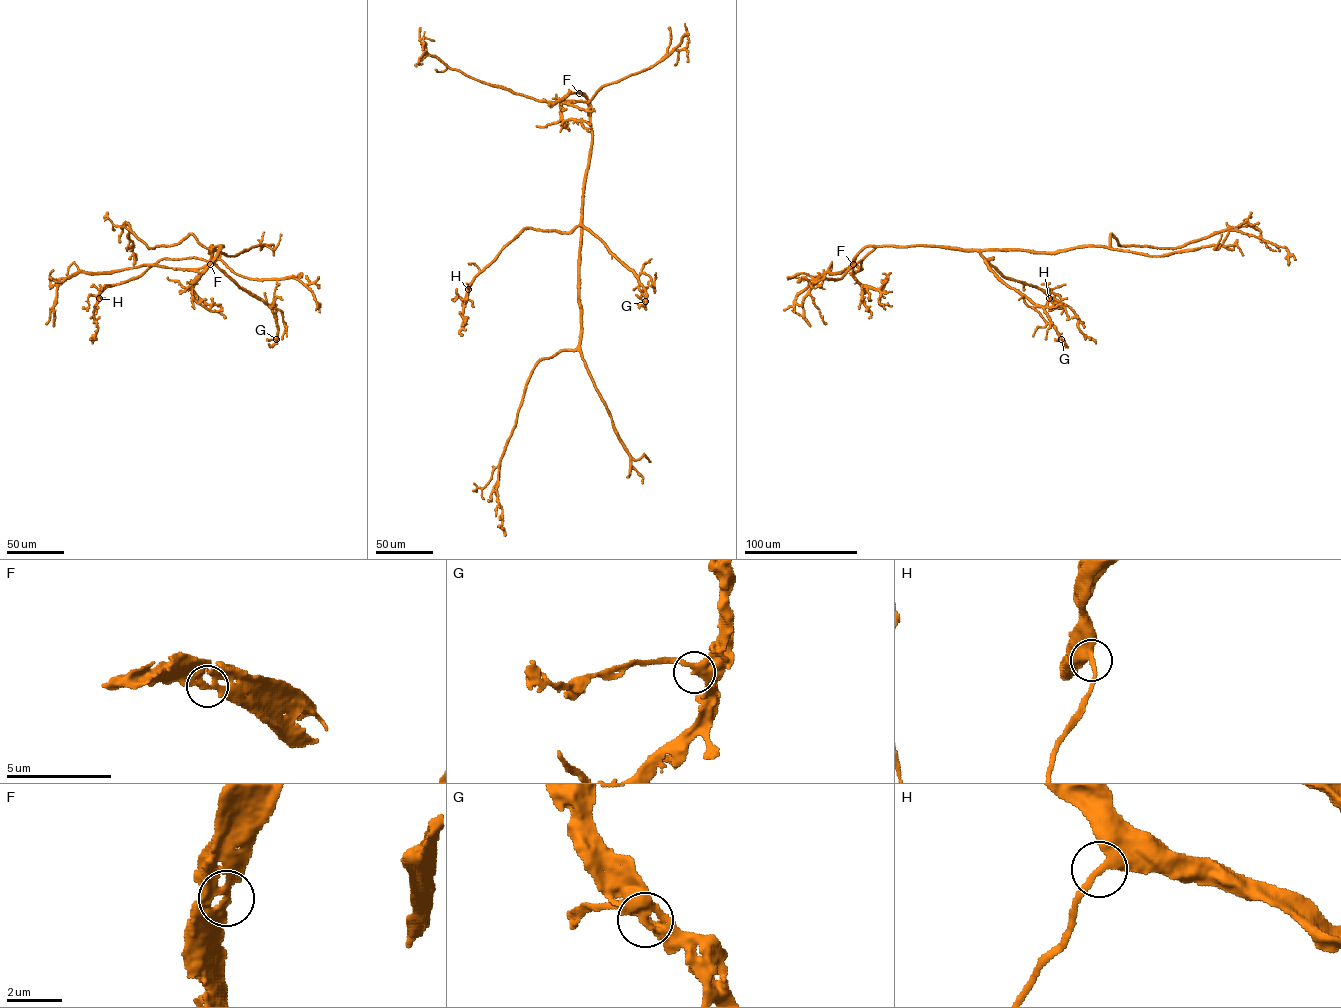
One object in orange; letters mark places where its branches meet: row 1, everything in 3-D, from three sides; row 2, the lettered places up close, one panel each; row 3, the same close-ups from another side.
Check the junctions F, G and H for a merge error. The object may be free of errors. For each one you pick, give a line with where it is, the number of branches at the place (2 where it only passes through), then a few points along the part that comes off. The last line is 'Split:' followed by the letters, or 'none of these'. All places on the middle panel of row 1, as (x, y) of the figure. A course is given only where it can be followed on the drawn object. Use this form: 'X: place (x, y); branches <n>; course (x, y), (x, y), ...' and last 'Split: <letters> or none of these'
Split: none of these

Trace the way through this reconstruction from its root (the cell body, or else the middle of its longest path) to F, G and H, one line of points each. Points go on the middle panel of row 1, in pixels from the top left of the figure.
F: (581, 236), (583, 192), (592, 132), (590, 103), (579, 93)
G: (581, 236), (582, 220), (582, 225), (633, 272), (647, 294), (645, 301)
H: (581, 236), (581, 220), (569, 232), (525, 228), (475, 277), (468, 289)

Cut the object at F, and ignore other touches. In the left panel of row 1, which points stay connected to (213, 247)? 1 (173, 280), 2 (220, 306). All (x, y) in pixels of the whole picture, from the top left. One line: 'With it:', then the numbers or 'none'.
With it: none

